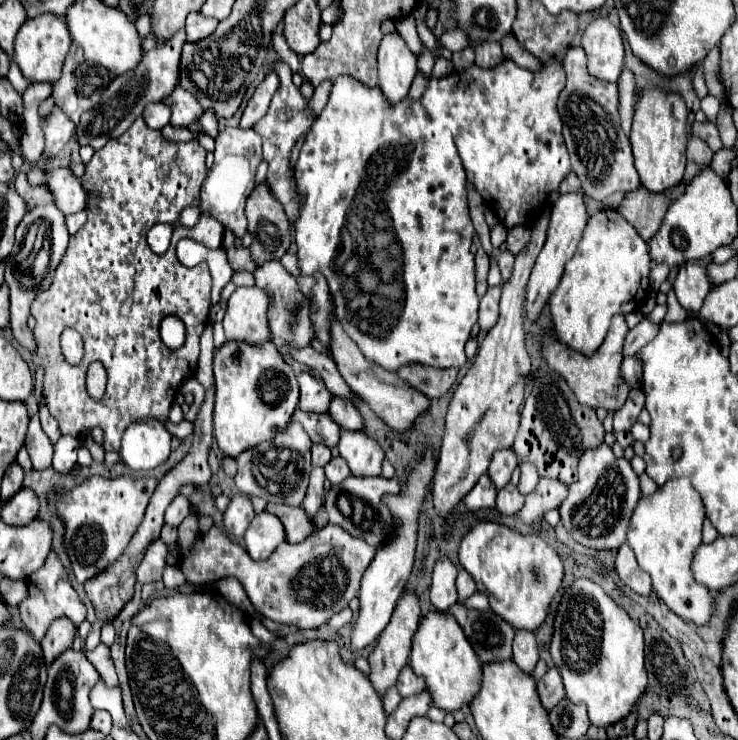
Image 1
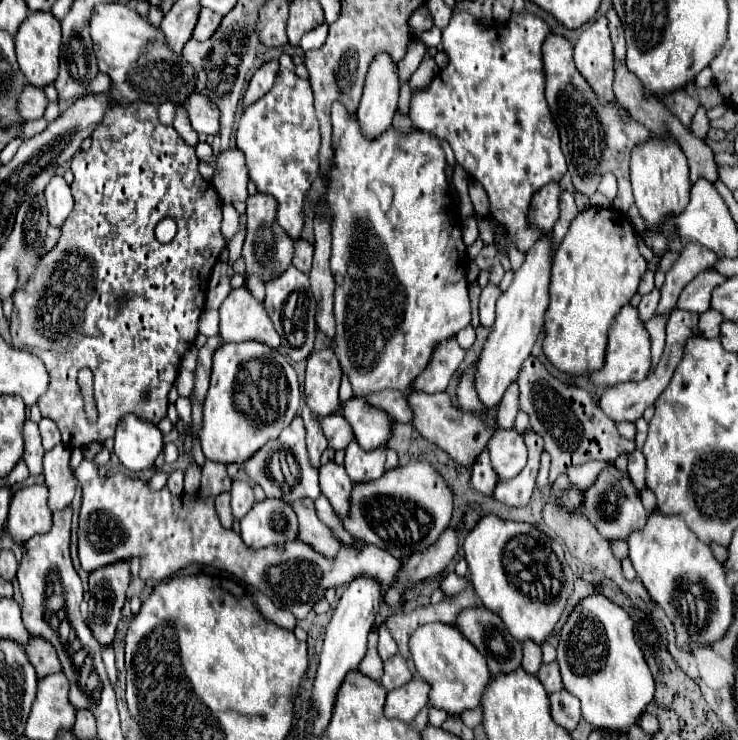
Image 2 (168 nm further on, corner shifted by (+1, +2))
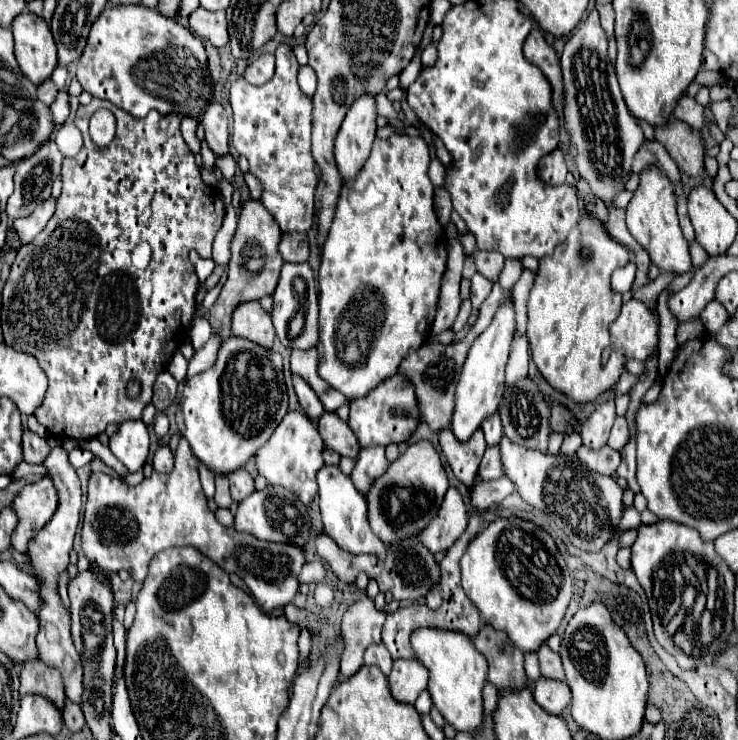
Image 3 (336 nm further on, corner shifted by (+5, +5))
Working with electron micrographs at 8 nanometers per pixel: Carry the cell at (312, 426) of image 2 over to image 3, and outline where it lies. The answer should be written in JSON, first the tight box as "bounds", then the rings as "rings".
{"bounds":[292,375,324,421],"rings":[[[292,375],[292,383],[294,383],[298,401],[300,401],[302,409],[306,411],[306,415],[308,415],[312,421],[318,421],[318,417],[324,413],[318,395],[316,395],[316,393],[310,389],[310,385],[308,385],[302,377],[298,377],[298,375]]]}

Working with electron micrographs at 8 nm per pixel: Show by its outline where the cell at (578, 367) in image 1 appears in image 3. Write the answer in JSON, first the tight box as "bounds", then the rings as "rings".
{"bounds":[610,299,658,361],"rings":[[[636,299],[622,303],[618,317],[610,325],[614,345],[624,349],[628,359],[646,361],[658,347],[658,323],[654,313]]]}

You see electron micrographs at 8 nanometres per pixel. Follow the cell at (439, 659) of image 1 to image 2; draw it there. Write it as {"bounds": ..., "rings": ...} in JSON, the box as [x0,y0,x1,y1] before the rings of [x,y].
{"bounds":[410,624,490,716],"rings":[[[426,624],[410,638],[410,654],[420,678],[430,682],[430,704],[444,708],[448,714],[460,716],[462,710],[476,708],[490,680],[490,670],[484,656],[450,624]]]}

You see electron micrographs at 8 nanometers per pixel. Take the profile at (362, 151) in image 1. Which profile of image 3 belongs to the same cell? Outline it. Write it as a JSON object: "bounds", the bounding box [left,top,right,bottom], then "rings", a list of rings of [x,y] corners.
{"bounds":[316,135,446,399],"rings":[[[390,135],[388,139],[376,139],[374,149],[372,149],[368,161],[364,163],[360,175],[352,183],[344,185],[342,191],[340,191],[336,215],[334,215],[332,227],[328,231],[328,237],[326,237],[326,243],[322,247],[322,255],[320,255],[320,271],[318,271],[318,283],[320,283],[318,307],[320,307],[320,315],[318,315],[318,343],[316,343],[316,349],[318,349],[318,375],[332,389],[344,393],[350,399],[366,397],[366,393],[370,393],[370,389],[374,389],[384,379],[392,377],[398,371],[398,365],[402,363],[402,359],[408,355],[408,351],[418,349],[430,335],[430,325],[432,325],[434,315],[436,315],[442,275],[444,275],[444,267],[446,267],[446,239],[442,239],[444,229],[438,223],[438,217],[436,217],[436,211],[434,211],[434,193],[432,193],[434,185],[428,179],[428,163],[430,163],[430,151],[428,151],[428,145],[426,145],[426,141],[422,137]]]}

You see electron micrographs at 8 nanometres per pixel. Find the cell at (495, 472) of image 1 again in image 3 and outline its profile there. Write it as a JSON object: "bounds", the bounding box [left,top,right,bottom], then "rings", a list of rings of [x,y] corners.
{"bounds":[500,437,624,553],"rings":[[[502,437],[500,447],[504,475],[516,485],[520,497],[528,505],[550,515],[574,547],[596,553],[606,541],[616,537],[624,505],[622,489],[610,475],[592,471],[576,455],[552,455],[538,449],[526,449],[510,443],[506,437]]]}

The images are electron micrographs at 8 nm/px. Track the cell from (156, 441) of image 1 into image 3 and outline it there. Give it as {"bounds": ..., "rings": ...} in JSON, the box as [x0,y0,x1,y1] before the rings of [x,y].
{"bounds":[110,421,148,473],"rings":[[[126,421],[118,427],[118,431],[110,437],[110,451],[116,455],[116,459],[130,471],[136,473],[146,457],[148,457],[148,431],[146,425],[138,421]]]}

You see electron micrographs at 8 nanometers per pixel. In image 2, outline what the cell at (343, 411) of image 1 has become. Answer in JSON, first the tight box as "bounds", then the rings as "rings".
{"bounds":[340,398,392,450],"rings":[[[350,398],[344,404],[340,404],[340,414],[346,416],[348,424],[354,430],[356,442],[364,450],[374,450],[378,446],[384,446],[390,438],[392,420],[386,412],[372,408],[362,398]]]}

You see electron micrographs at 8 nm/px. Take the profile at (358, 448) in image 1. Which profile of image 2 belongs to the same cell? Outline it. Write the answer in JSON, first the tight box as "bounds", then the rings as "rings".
{"bounds":[344,440,386,482],"rings":[[[352,440],[346,448],[344,468],[352,478],[352,482],[368,482],[384,474],[384,460],[386,460],[386,448],[380,446],[366,452],[356,444],[356,440]]]}

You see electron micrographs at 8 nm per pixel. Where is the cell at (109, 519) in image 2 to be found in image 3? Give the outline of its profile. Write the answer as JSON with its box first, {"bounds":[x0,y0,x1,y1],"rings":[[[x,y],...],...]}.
{"bounds":[82,437,306,613],"rings":[[[184,437],[180,439],[176,451],[174,471],[152,471],[152,475],[136,487],[128,487],[120,477],[92,473],[88,485],[82,541],[84,553],[90,561],[98,561],[100,567],[108,573],[128,569],[132,579],[138,583],[146,579],[148,563],[158,551],[182,545],[196,547],[224,571],[240,575],[240,579],[244,579],[244,583],[254,593],[258,605],[268,613],[286,607],[294,599],[298,591],[296,577],[306,563],[300,547],[260,541],[250,533],[238,533],[234,527],[224,527],[216,521],[214,513],[206,505],[206,497],[200,487],[198,461],[190,453]]]}

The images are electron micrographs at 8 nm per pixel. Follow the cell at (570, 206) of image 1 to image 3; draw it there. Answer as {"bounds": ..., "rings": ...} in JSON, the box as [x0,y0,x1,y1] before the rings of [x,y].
{"bounds":[450,297,516,441],"rings":[[[506,297],[500,305],[500,309],[494,313],[492,323],[488,325],[488,329],[484,333],[480,333],[476,337],[476,341],[472,343],[464,369],[462,369],[462,377],[458,381],[458,389],[456,389],[456,401],[454,401],[454,413],[450,419],[450,427],[452,433],[458,441],[468,441],[472,437],[472,433],[480,427],[480,423],[490,417],[492,413],[496,413],[498,403],[502,399],[504,393],[504,367],[510,355],[510,343],[512,343],[512,333],[516,327],[516,315],[514,315],[514,307],[512,307],[512,299]]]}

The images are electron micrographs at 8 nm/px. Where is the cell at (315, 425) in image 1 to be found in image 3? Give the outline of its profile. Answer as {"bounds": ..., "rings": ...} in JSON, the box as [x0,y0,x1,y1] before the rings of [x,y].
{"bounds":[316,413,360,459],"rings":[[[324,413],[316,425],[320,437],[326,441],[330,449],[338,451],[342,457],[350,457],[350,459],[358,457],[360,443],[354,437],[352,429],[344,421],[340,421],[336,413]]]}

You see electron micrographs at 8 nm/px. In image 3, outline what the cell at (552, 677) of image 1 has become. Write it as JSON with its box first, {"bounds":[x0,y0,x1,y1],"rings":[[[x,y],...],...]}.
{"bounds":[538,643,566,681],"rings":[[[544,643],[544,645],[538,649],[538,657],[540,657],[542,677],[556,679],[556,681],[566,681],[564,669],[562,669],[562,661],[560,661],[560,653],[552,651],[552,649]]]}

